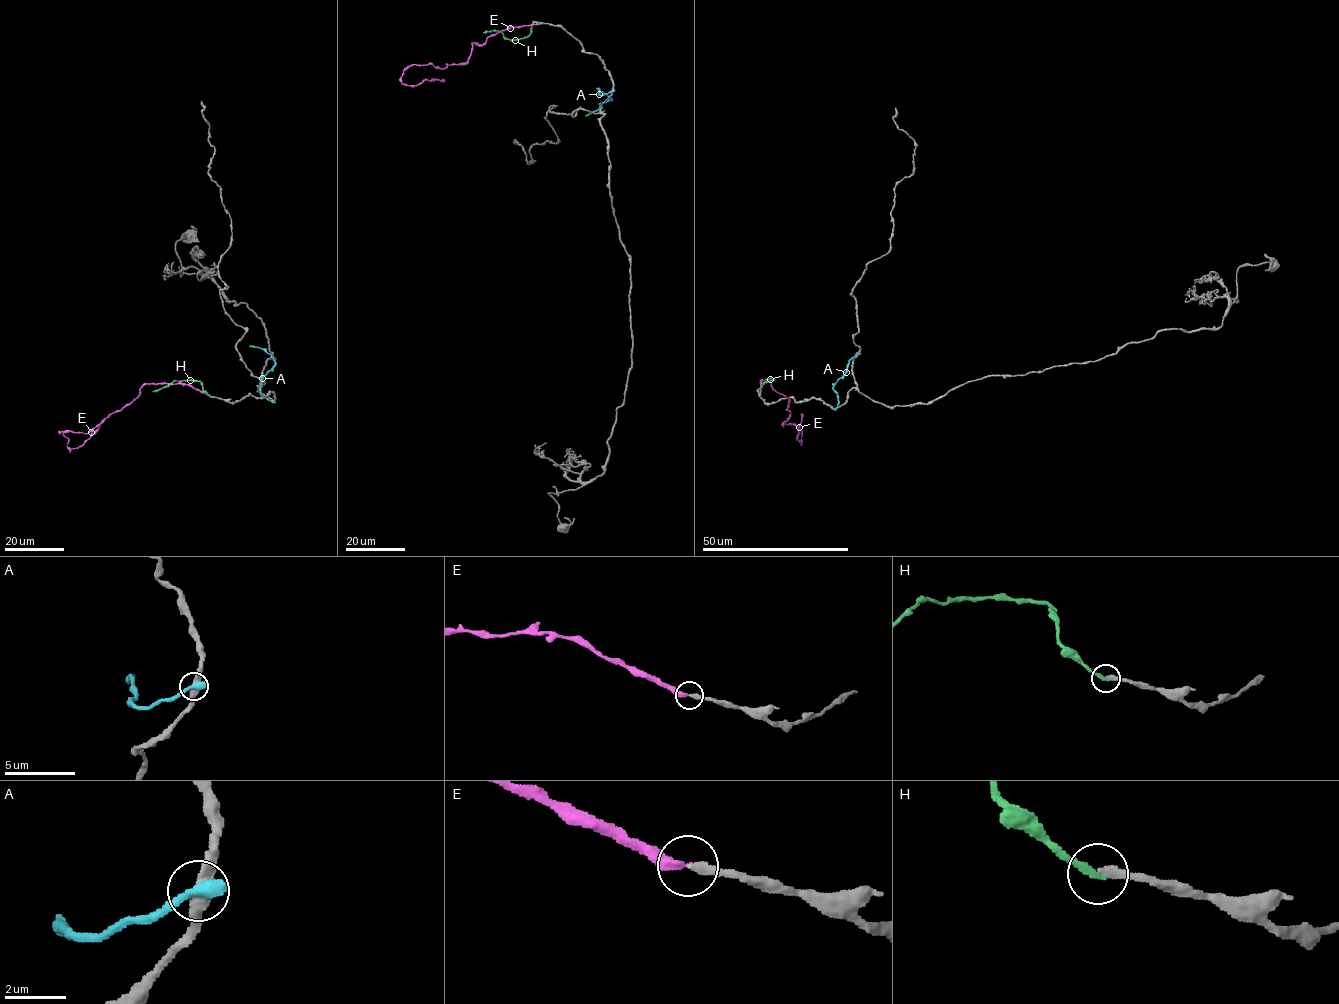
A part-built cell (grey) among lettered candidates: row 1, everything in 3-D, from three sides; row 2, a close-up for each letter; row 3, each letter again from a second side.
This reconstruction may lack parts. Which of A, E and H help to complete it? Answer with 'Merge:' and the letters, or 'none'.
Merge: E

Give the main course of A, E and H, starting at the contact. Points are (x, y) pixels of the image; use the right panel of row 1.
A: (835, 409), (838, 403), (833, 386), (846, 372), (848, 362), (860, 353)
E: (759, 396), (760, 381), (774, 380), (788, 400), (781, 424), (799, 425), (801, 442), (801, 413)
H: (759, 396), (758, 390), (773, 379), (766, 379), (762, 386)

